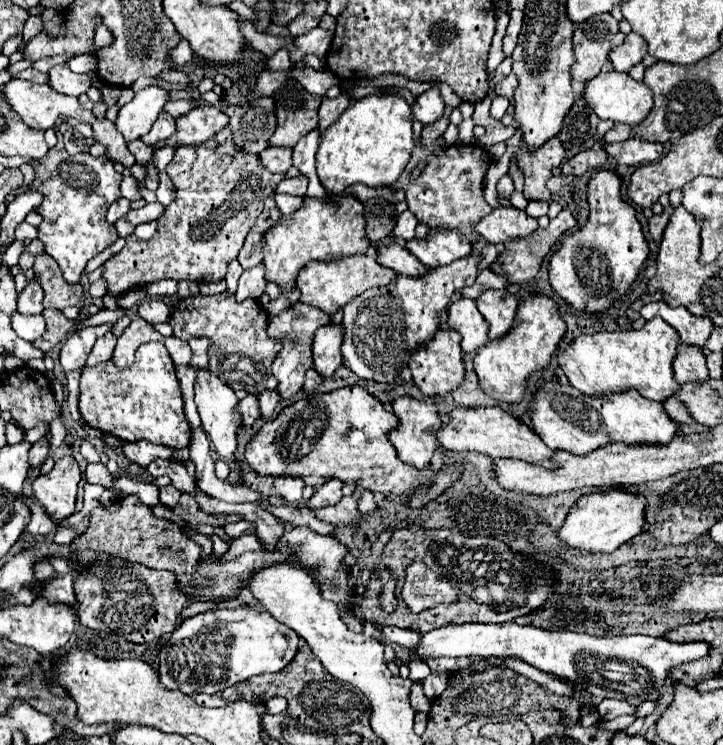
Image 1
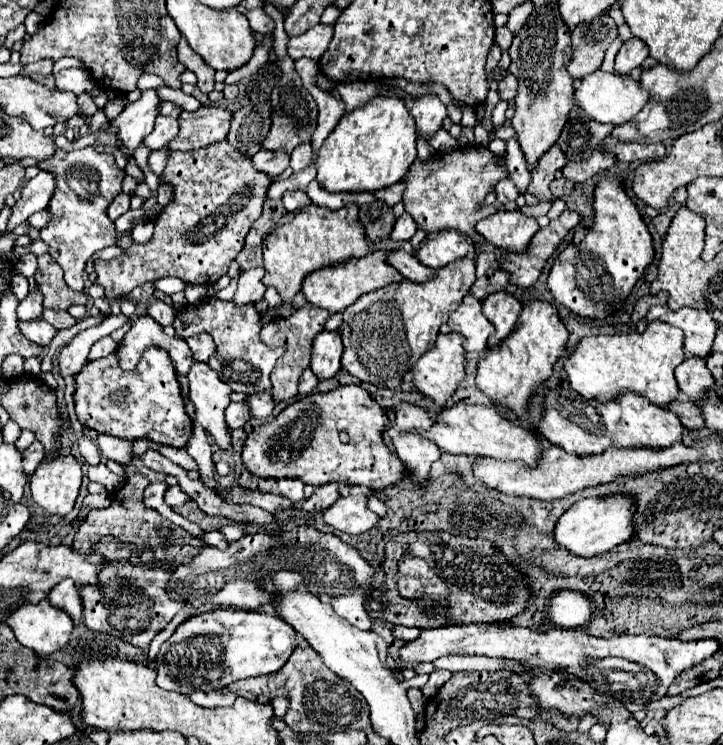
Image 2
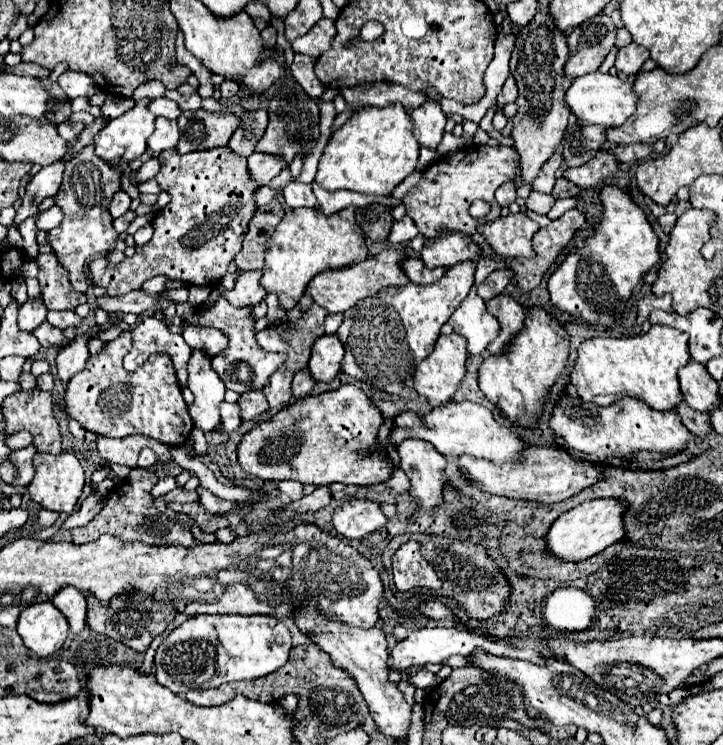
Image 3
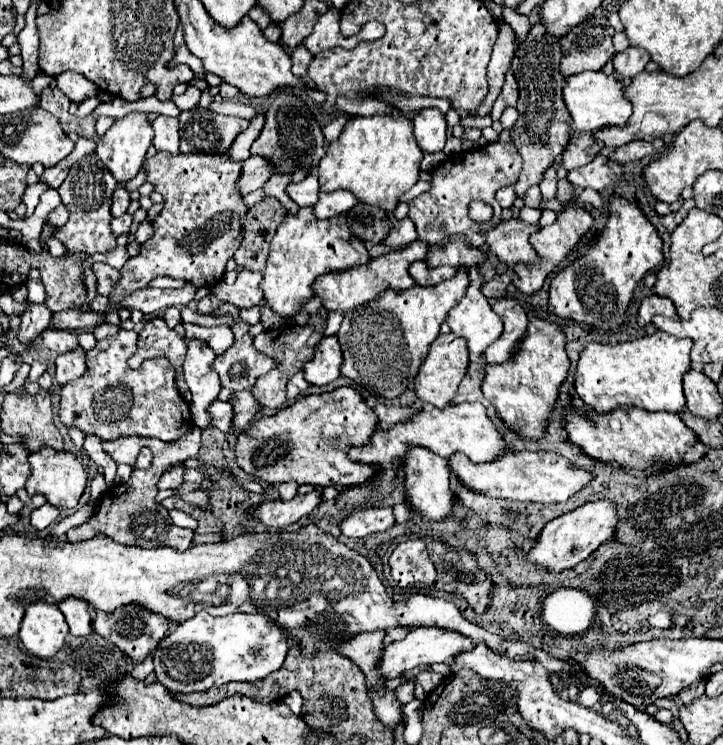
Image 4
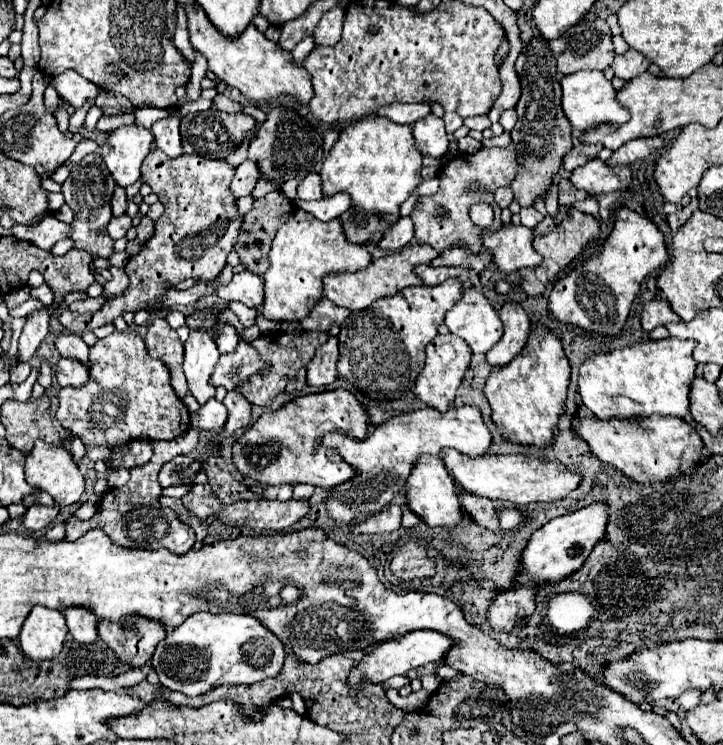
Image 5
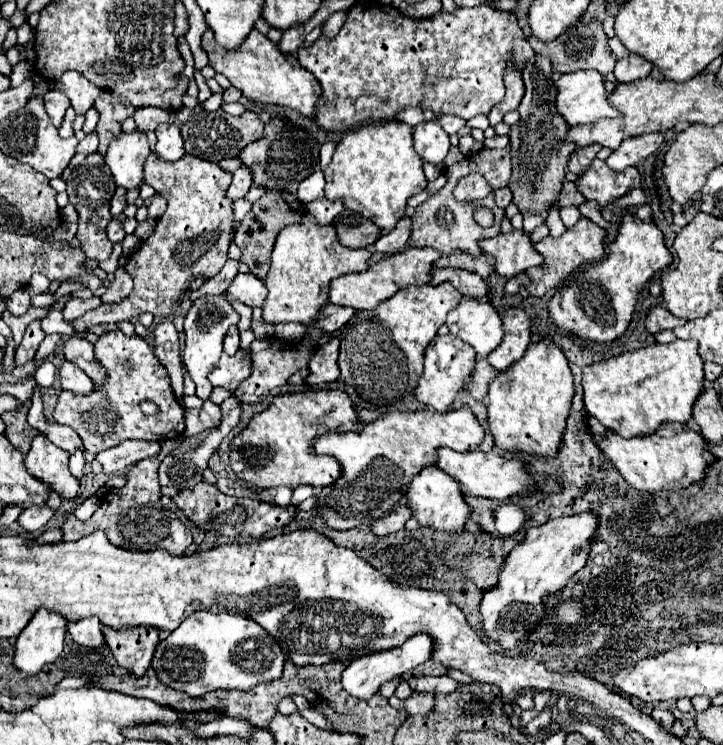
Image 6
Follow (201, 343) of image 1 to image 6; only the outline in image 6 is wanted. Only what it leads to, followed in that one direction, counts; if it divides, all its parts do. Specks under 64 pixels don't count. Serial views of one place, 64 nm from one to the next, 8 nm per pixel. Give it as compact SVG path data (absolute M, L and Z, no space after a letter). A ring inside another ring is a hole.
M232 326L232 328L228 328L228 334L224 338L224 352L228 356L234 356L236 350L240 350L240 336L238 336L238 328Z

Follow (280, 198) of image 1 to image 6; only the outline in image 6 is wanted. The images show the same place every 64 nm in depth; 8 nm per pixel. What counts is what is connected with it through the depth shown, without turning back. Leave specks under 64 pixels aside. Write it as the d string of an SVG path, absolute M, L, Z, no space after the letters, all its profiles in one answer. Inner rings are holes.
M314 172L310 174L306 180L300 182L298 186L298 198L300 202L312 202L312 200L318 200L318 198L324 198L324 174L322 172Z

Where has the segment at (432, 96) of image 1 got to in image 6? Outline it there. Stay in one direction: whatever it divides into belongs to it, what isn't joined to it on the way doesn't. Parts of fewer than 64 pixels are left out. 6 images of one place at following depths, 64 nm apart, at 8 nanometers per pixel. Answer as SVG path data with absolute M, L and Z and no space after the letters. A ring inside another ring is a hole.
M422 122L414 126L414 148L424 162L440 166L450 150L450 138L438 122Z

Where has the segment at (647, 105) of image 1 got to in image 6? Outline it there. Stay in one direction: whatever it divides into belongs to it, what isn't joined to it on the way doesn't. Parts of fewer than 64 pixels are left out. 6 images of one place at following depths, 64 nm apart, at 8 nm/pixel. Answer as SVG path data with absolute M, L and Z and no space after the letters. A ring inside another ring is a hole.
M596 70L562 74L556 80L556 110L568 126L594 124L606 116L620 116L608 104L604 76Z

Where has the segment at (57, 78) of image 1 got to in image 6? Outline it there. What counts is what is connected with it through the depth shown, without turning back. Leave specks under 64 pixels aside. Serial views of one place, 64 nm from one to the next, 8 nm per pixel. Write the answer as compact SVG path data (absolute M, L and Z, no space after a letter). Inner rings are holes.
M74 70L64 72L64 76L58 82L54 82L52 88L64 92L70 98L76 114L86 114L94 106L94 100L98 98L98 94L102 92L98 86L94 86Z

